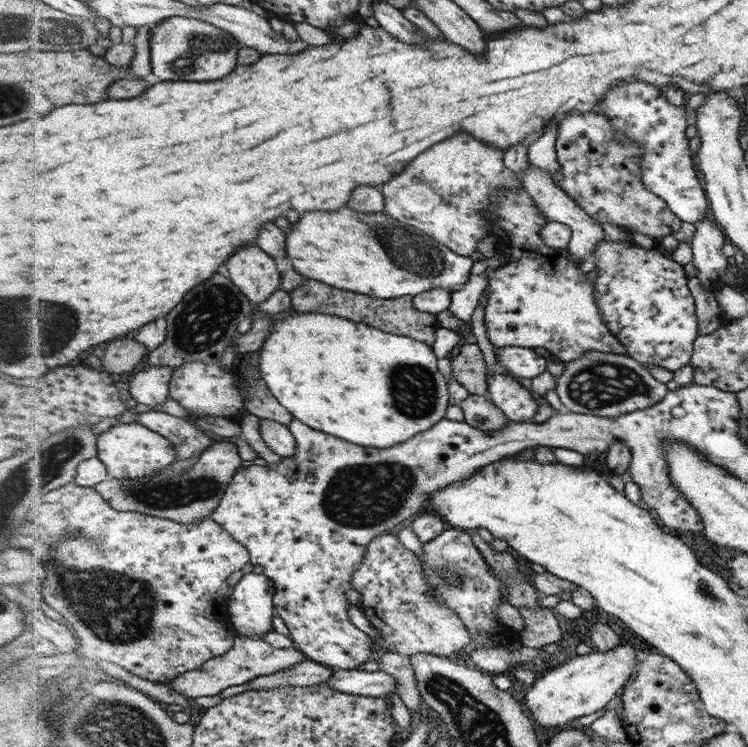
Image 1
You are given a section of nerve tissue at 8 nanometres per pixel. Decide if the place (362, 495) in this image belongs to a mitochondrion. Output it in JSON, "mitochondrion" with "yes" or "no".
{"mitochondrion":"yes"}

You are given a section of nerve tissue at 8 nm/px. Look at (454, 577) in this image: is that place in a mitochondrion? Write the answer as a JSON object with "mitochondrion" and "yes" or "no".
{"mitochondrion":"yes"}

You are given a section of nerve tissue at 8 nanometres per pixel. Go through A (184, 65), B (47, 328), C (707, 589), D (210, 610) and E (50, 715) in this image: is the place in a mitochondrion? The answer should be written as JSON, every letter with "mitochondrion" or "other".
{"A":"mitochondrion","B":"mitochondrion","C":"mitochondrion","D":"other","E":"mitochondrion"}

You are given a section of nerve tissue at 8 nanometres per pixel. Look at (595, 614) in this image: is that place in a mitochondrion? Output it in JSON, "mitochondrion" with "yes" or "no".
{"mitochondrion":"no"}

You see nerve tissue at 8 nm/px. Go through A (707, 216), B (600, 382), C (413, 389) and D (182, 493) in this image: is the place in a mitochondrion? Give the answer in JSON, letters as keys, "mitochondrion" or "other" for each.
{"A":"other","B":"mitochondrion","C":"mitochondrion","D":"mitochondrion"}

